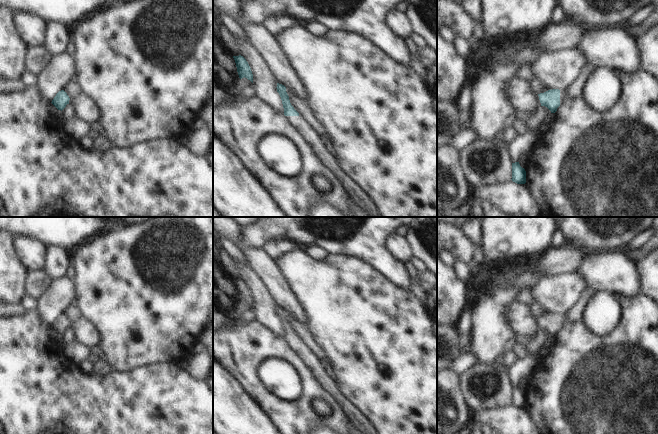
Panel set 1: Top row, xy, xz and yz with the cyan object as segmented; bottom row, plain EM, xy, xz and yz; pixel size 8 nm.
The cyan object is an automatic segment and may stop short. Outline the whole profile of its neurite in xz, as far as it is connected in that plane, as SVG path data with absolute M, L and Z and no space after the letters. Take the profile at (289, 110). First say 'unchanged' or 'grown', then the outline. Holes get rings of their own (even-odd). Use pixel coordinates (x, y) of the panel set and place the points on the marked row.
grown; M277 83L276 88L281 97L287 121L308 144L320 163L340 180L346 194L362 207L370 217L381 217L373 200L339 167L336 158L325 148L316 131L291 105L286 87Z

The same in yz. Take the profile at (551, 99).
grown; M550 89L544 93L538 94L538 96L541 106L545 106L551 113L555 113L563 104L567 96L567 89Z

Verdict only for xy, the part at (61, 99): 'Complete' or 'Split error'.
Complete

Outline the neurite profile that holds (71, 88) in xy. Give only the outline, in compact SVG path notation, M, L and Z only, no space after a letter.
M68 82L63 89L67 95L69 96L69 98L72 98L74 96L76 96L78 93L80 93L80 89L78 87L78 85L74 82Z

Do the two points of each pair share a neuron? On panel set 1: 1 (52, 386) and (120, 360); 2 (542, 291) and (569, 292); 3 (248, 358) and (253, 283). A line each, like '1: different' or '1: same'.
1: different
2: same
3: different

